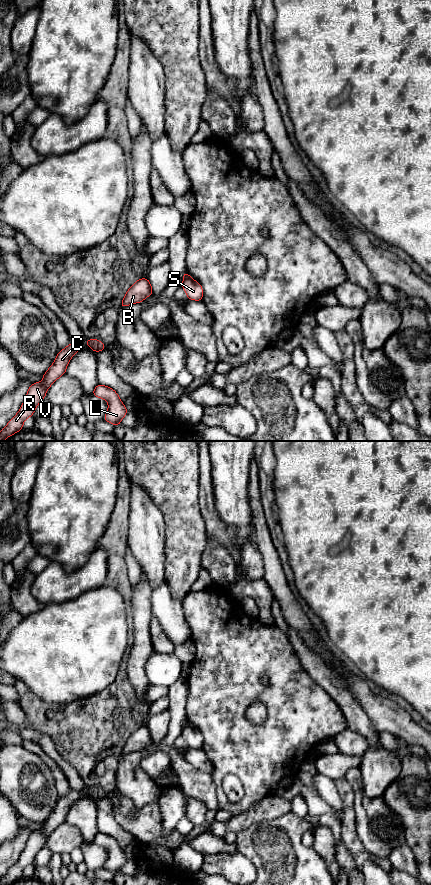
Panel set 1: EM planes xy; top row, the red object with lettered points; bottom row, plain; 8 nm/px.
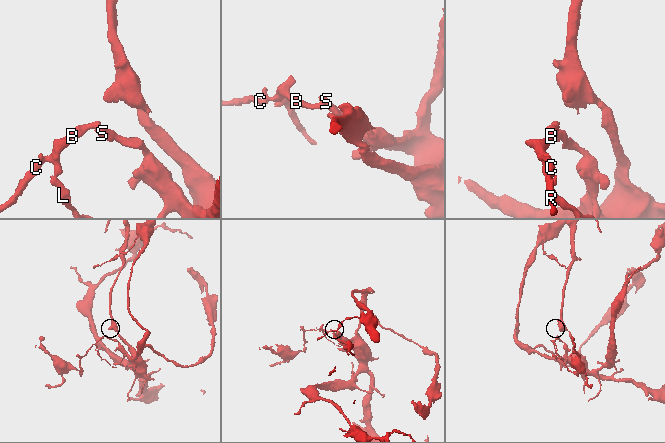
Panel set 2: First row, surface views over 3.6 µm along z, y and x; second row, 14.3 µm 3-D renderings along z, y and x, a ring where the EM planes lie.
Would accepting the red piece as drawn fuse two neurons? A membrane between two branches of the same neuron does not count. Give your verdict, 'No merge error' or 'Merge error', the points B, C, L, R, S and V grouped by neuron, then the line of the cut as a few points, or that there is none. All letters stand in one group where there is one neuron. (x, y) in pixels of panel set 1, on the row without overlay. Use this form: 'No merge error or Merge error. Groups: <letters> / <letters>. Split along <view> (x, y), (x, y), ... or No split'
Merge error. Groups: B C L R V / S. Split along xy (189, 724), (183, 728)

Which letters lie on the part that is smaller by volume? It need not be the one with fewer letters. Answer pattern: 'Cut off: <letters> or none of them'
Cut off: B, C, L, R, V

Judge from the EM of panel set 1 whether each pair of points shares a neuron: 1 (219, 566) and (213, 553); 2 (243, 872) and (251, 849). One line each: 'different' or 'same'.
1: same
2: different

